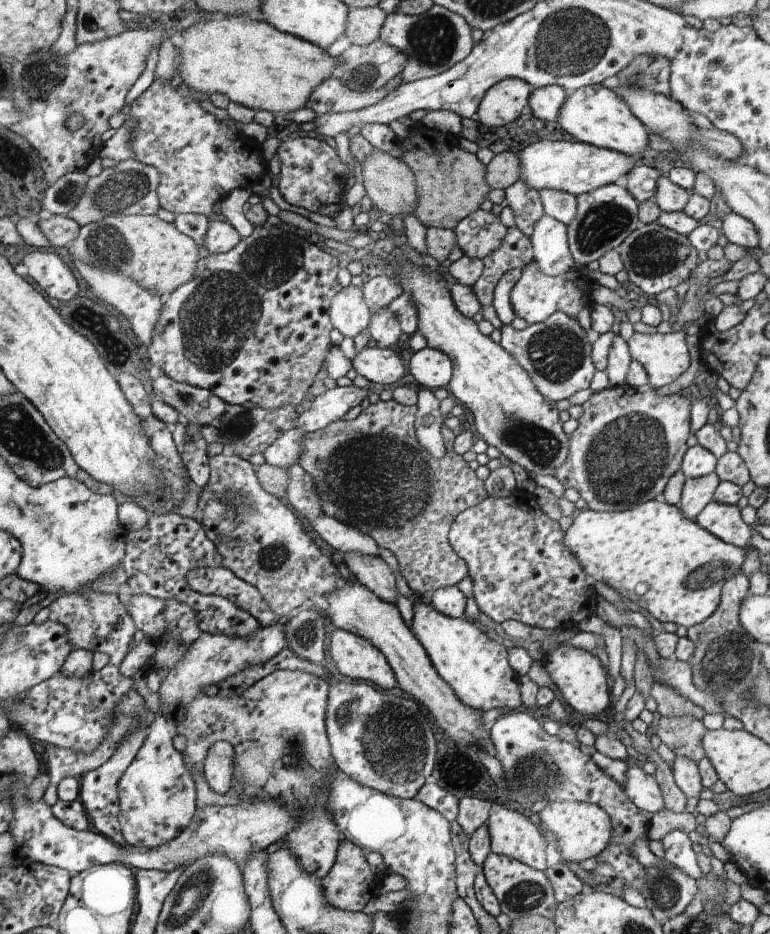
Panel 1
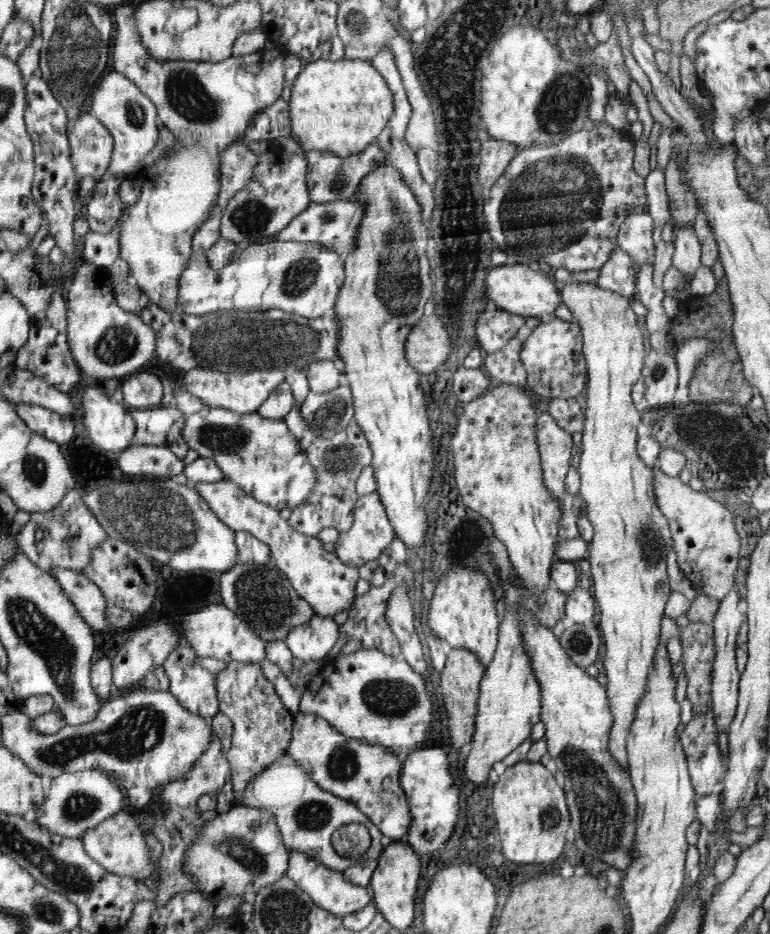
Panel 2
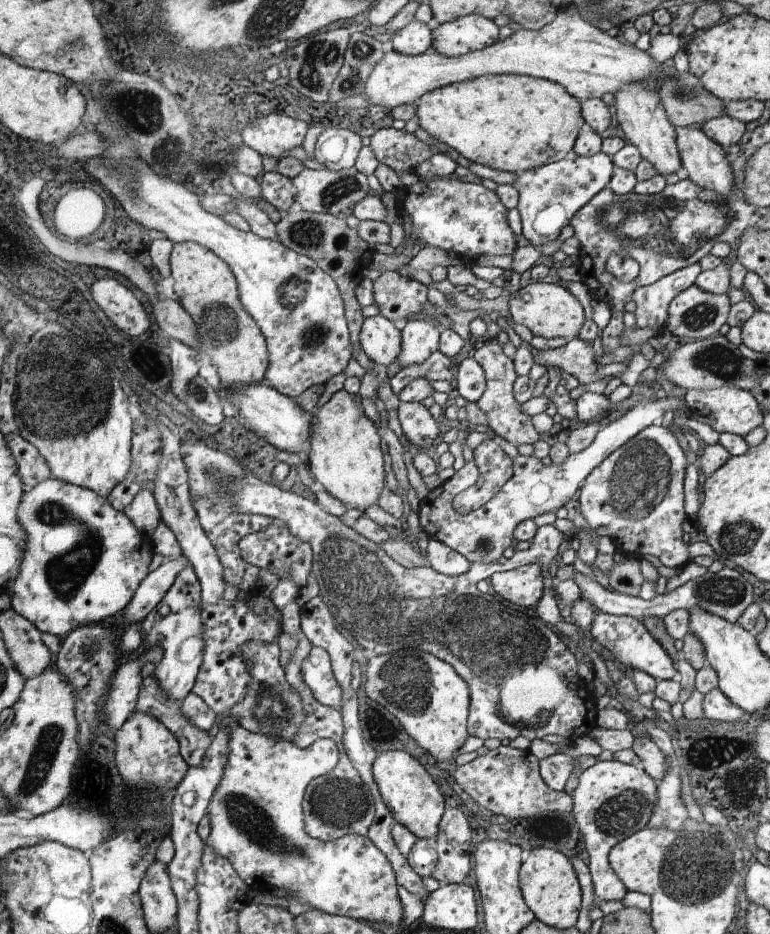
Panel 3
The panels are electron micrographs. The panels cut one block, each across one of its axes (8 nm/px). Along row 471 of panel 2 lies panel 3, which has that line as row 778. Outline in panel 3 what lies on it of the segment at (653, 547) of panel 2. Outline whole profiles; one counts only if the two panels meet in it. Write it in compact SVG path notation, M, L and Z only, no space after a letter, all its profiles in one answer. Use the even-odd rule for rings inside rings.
M619 760L596 761L579 774L578 786L574 791L574 820L578 824L589 855L594 896L599 900L622 900L627 888L621 877L609 863L613 848L621 840L649 826L657 810L657 783L642 766L634 766Z

